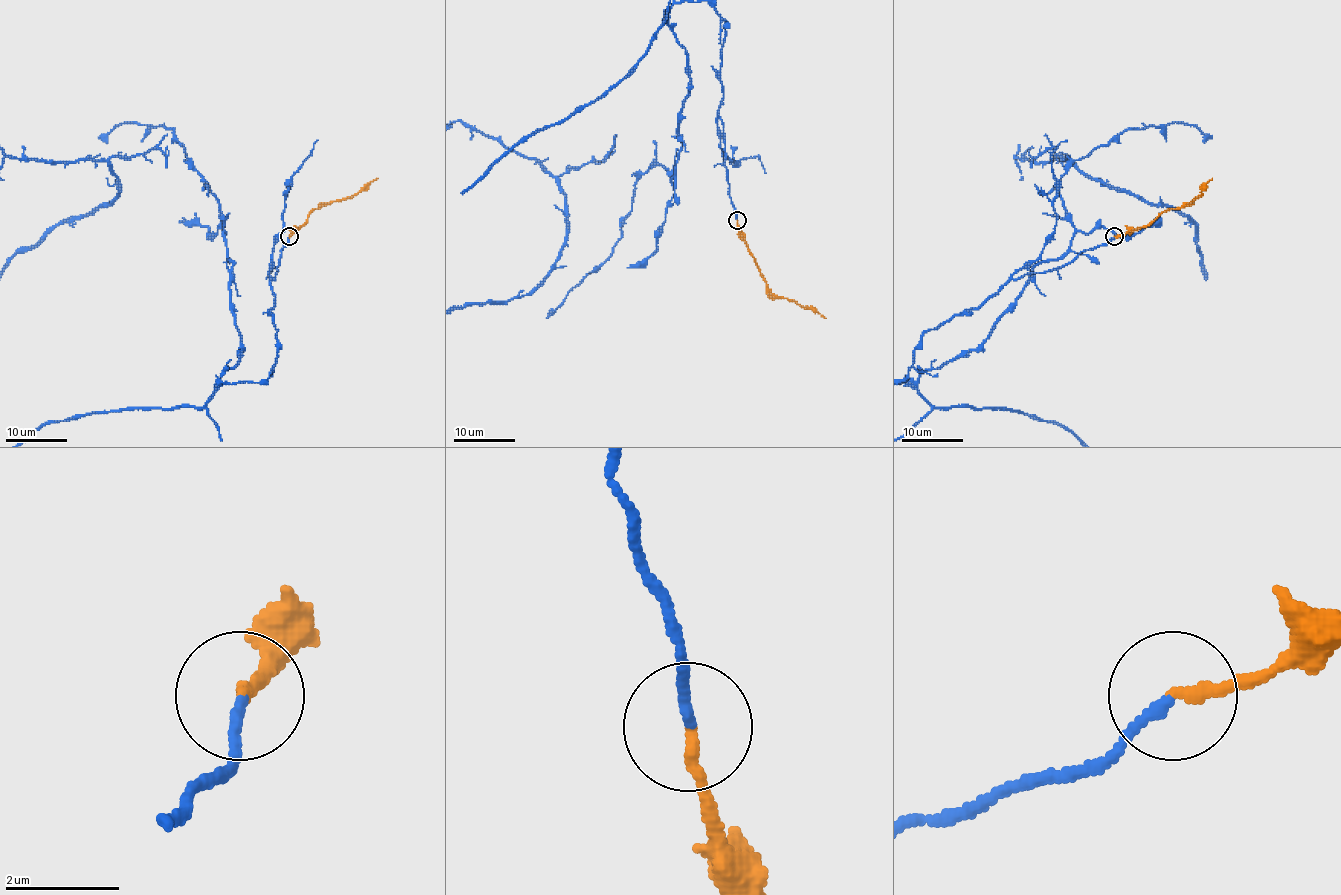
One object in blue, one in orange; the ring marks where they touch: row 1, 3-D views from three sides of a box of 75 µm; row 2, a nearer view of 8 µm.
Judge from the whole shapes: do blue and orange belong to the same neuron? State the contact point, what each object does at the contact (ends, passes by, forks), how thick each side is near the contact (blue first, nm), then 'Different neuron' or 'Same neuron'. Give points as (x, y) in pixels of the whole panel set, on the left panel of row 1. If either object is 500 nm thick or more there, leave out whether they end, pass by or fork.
Place: (289, 236). At the ring blue ends. At the ring orange ends. Thickness 170 nm (blue) against 220 nm. Same neuron

